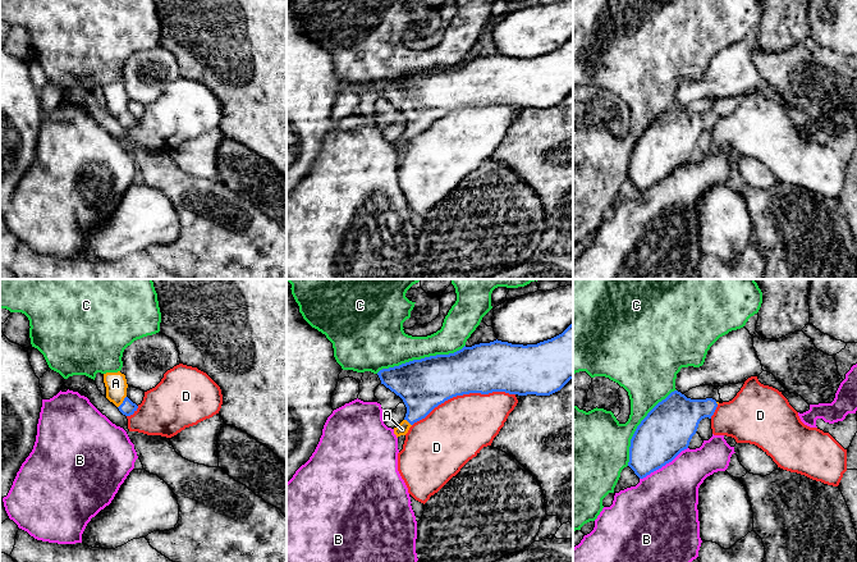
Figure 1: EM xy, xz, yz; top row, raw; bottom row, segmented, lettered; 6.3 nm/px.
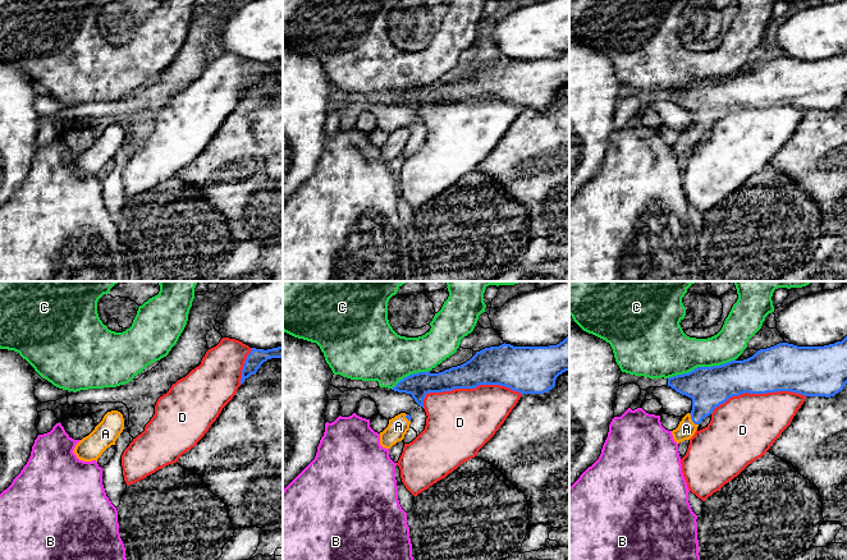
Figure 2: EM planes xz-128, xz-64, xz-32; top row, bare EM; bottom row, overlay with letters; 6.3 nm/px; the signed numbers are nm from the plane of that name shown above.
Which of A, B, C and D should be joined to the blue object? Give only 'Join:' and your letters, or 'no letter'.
Join: A

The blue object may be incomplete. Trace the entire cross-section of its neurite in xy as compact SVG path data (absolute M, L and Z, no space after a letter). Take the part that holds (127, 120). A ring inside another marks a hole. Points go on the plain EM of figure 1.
M120 84L106 86L104 87L104 96L106 100L106 111L113 115L123 128L130 129L137 124L138 119L127 110L128 97L124 87Z

